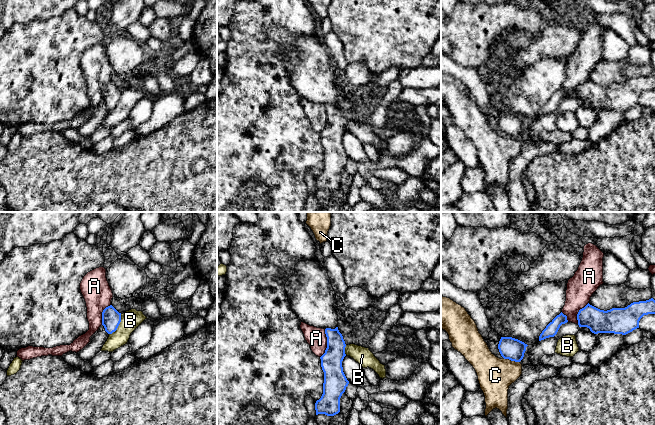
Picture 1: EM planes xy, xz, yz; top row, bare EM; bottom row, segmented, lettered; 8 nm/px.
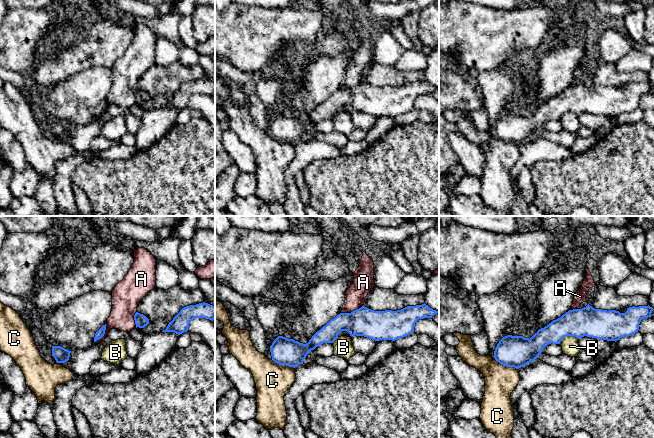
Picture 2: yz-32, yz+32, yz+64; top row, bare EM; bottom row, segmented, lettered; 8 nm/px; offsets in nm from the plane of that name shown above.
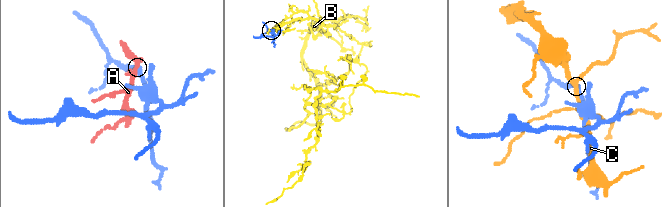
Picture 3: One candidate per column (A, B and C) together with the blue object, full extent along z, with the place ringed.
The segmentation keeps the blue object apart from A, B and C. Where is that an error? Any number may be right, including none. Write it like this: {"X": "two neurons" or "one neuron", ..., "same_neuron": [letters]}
{"A": "two neurons", "B": "two neurons", "C": "two neurons", "same_neuron": []}

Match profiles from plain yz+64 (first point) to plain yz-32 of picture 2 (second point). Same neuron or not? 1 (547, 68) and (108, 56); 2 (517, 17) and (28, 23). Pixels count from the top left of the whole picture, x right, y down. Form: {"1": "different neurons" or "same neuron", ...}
{"1": "different neurons", "2": "same neuron"}

